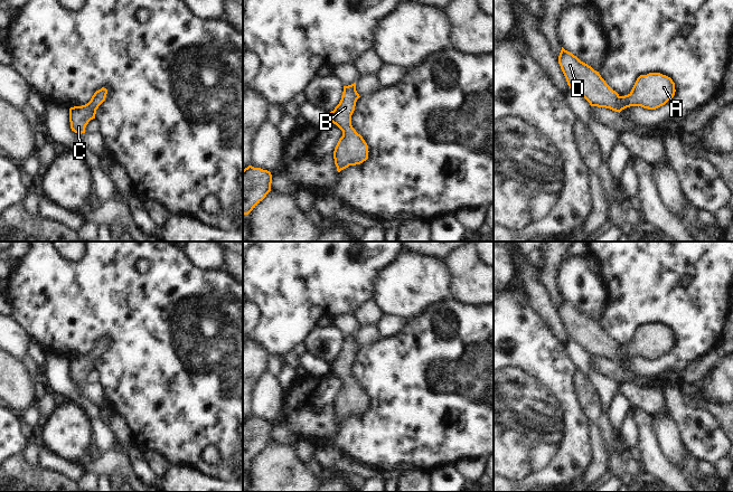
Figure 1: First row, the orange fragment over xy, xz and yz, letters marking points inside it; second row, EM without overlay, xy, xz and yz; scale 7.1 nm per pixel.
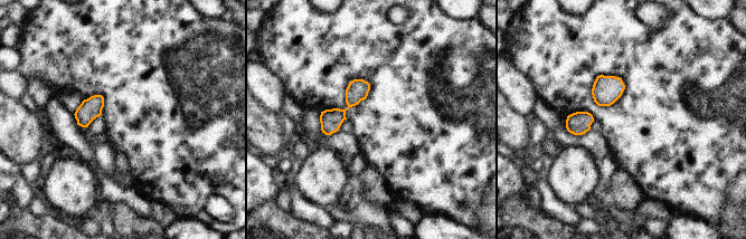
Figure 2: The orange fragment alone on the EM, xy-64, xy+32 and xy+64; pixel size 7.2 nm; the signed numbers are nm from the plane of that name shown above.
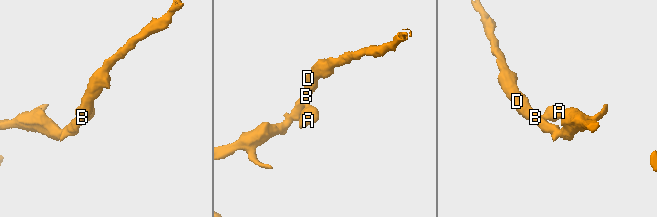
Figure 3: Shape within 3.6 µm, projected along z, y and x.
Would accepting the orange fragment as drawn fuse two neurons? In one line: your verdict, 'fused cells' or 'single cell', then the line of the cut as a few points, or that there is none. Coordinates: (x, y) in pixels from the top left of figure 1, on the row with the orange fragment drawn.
single cell | no cut

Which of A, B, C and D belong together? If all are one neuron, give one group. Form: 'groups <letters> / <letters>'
groups A B C D

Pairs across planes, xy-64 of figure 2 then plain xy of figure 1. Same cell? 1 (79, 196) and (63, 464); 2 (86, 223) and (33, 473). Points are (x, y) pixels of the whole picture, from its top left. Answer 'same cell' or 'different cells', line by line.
1: different cells
2: different cells

